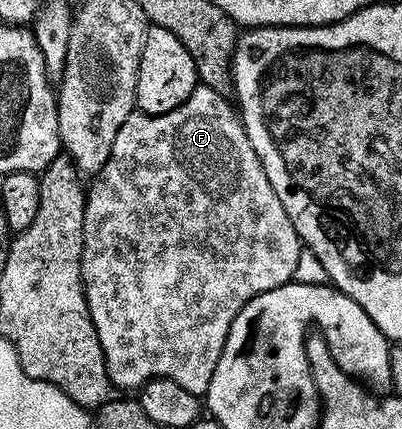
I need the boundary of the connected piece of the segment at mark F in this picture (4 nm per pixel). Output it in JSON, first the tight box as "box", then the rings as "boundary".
{"box":[81,84,301,396],"boundary":[[[199,84],[196,85],[193,93],[187,97],[187,101],[182,102],[180,106],[173,108],[169,112],[164,114],[144,114],[142,112],[130,114],[125,120],[125,124],[121,124],[121,132],[117,132],[117,140],[113,140],[113,152],[109,152],[109,160],[105,160],[105,164],[99,170],[99,173],[94,175],[92,182],[95,183],[92,186],[90,183],[89,189],[86,191],[87,203],[83,213],[83,259],[81,260],[83,291],[89,308],[89,316],[93,320],[93,328],[97,332],[97,340],[103,349],[107,375],[111,383],[120,391],[134,391],[136,388],[144,386],[150,378],[168,378],[177,384],[181,384],[181,388],[185,388],[185,392],[193,392],[200,396],[206,395],[209,388],[209,380],[213,380],[213,372],[217,368],[217,360],[221,360],[221,352],[225,348],[225,340],[229,336],[229,328],[233,324],[237,312],[241,312],[241,308],[245,308],[245,304],[249,304],[249,300],[253,300],[261,292],[269,292],[273,288],[284,286],[286,282],[292,281],[295,277],[295,269],[297,268],[297,260],[301,249],[299,234],[293,228],[285,208],[281,208],[281,200],[277,200],[277,192],[273,192],[273,184],[269,184],[269,176],[265,176],[265,168],[261,164],[257,152],[253,152],[253,144],[249,144],[249,136],[243,131],[243,124],[239,121],[236,107],[230,101],[227,103],[227,101],[228,99],[224,95],[218,94],[213,88]]]}

